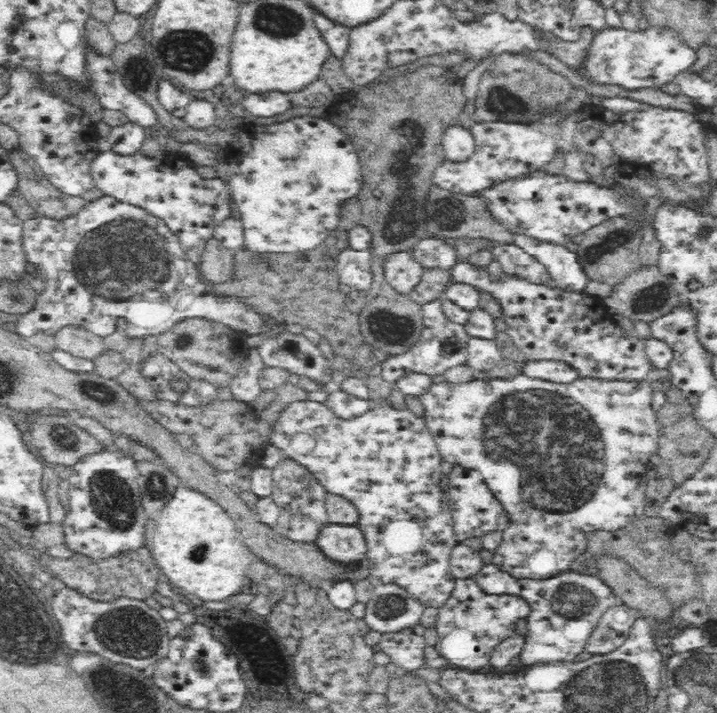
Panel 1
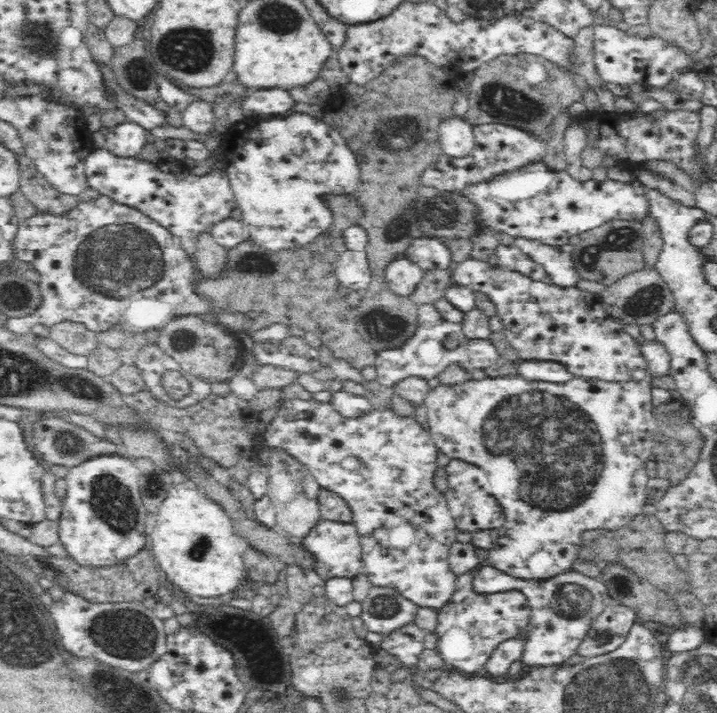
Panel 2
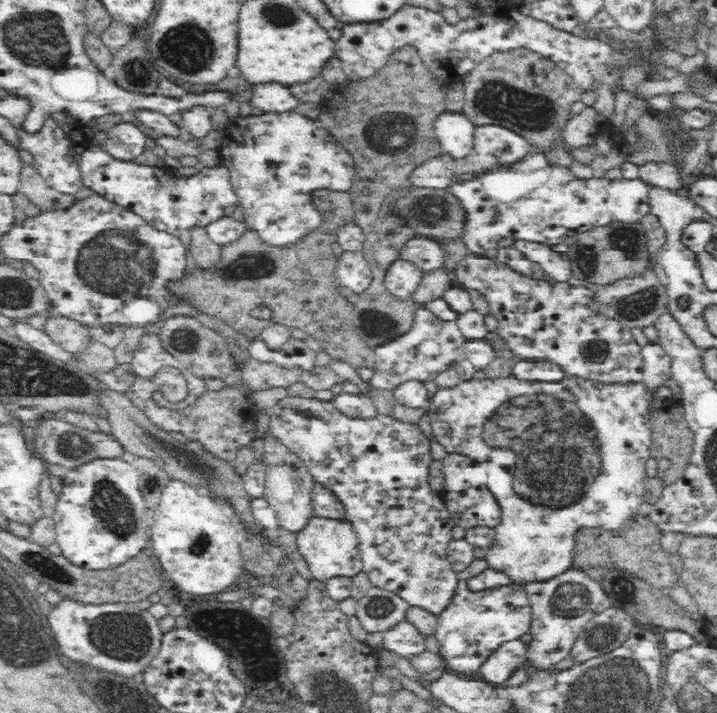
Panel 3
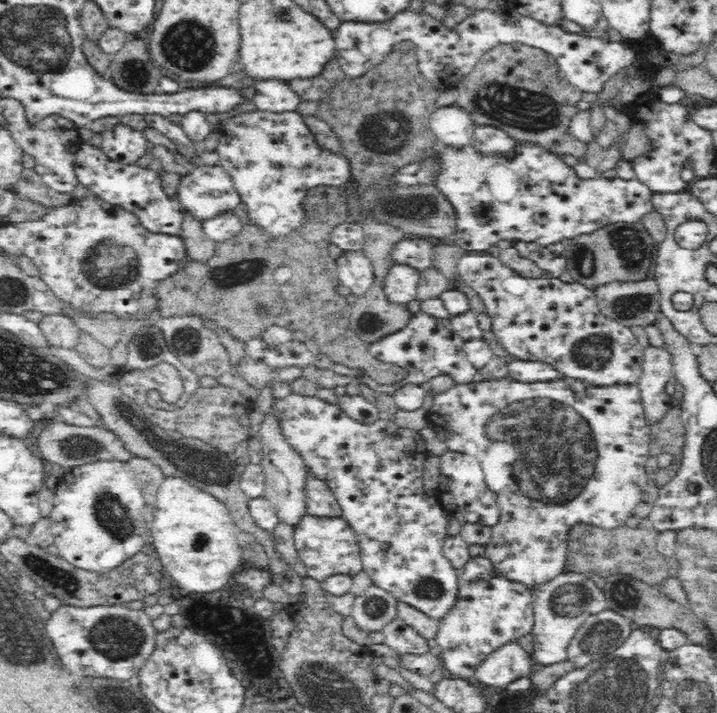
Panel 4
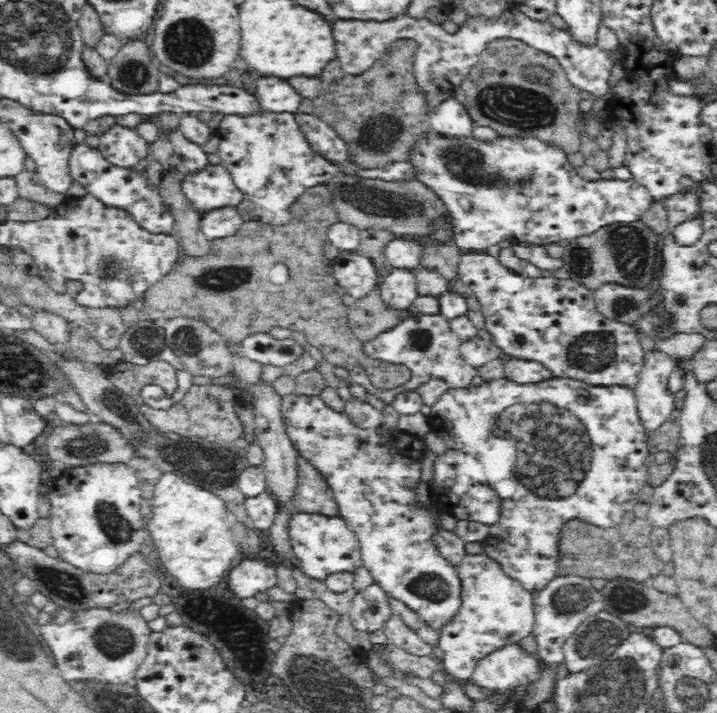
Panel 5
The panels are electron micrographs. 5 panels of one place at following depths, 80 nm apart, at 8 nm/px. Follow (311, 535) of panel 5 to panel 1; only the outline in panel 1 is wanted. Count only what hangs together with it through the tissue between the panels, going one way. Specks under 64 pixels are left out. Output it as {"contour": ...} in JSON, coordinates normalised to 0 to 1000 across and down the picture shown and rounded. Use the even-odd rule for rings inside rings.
{"contour":[[[497,736],[455,738],[441,757],[441,764],[466,787],[474,790],[497,790],[510,785],[509,749]]]}

